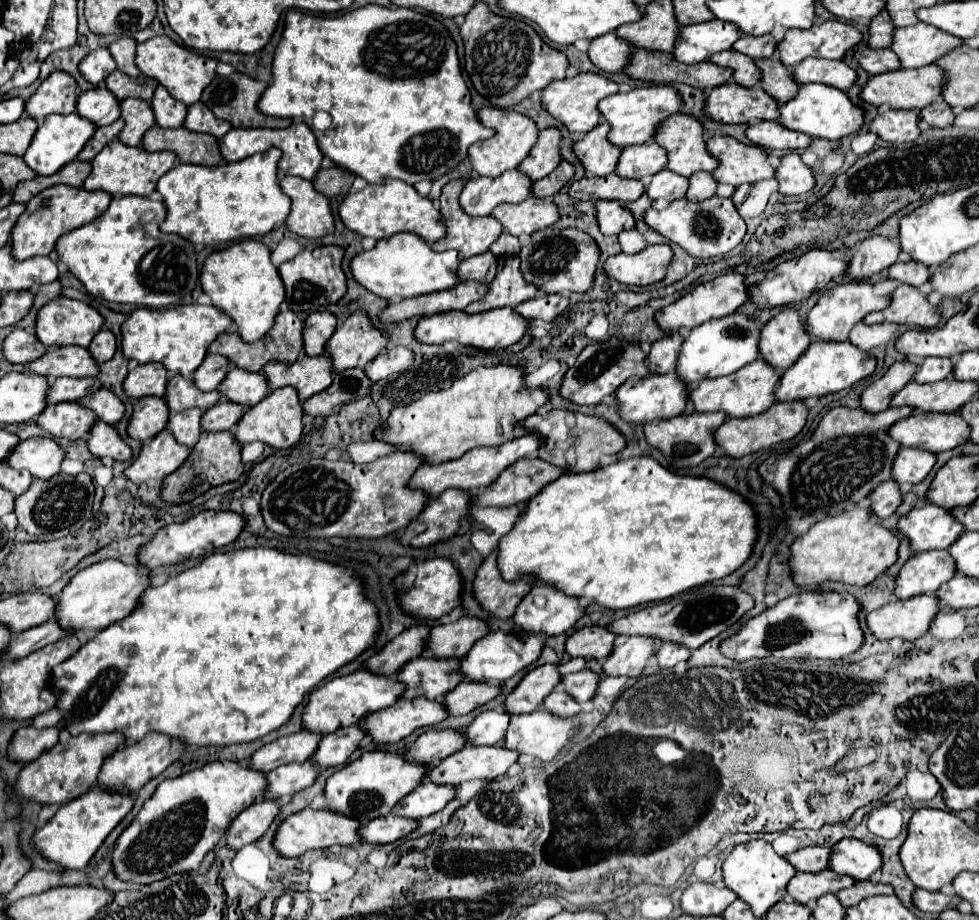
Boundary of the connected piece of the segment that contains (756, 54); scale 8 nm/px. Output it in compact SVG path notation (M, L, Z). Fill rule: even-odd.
M741 35L733 49L749 55L751 59L763 59L763 57L773 57L777 53L779 41L773 35Z

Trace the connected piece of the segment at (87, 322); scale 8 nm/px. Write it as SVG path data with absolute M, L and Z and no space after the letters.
M57 297L49 301L45 307L41 307L37 315L37 339L47 347L61 347L61 345L89 347L89 343L93 341L93 337L99 333L101 327L103 327L103 317L95 307L67 297Z

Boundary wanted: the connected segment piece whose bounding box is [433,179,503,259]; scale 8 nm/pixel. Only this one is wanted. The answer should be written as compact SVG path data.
M453 179L453 181L449 181L443 187L443 193L439 197L439 209L441 209L441 215L443 215L445 223L447 223L447 235L443 239L439 239L439 241L433 243L435 251L457 249L459 255L461 255L461 259L467 259L467 257L477 255L477 253L485 253L491 247L491 243L497 241L497 237L503 233L503 225L495 217L491 217L491 215L487 215L487 217L473 217L473 215L467 215L461 209L459 195L461 195L465 183L467 183L467 179Z

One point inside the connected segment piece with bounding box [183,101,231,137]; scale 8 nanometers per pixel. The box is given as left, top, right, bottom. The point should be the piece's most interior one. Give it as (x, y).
(200, 119)

